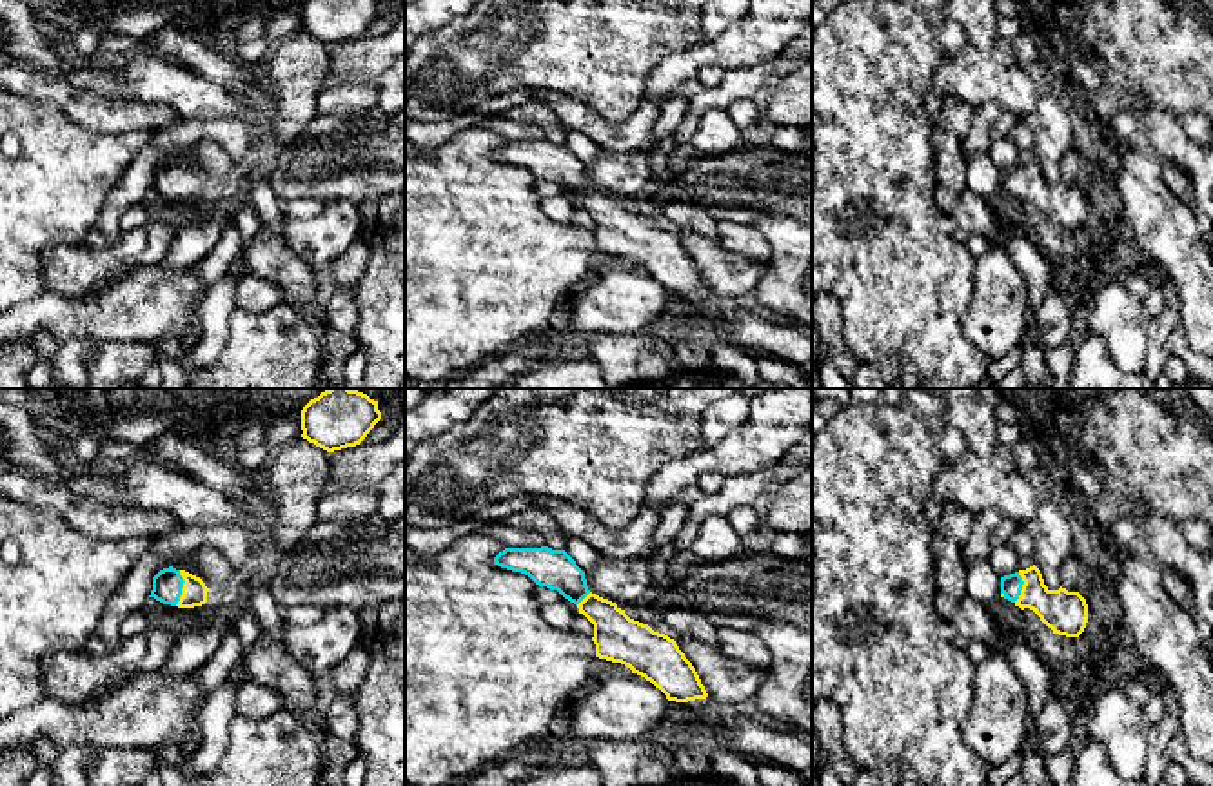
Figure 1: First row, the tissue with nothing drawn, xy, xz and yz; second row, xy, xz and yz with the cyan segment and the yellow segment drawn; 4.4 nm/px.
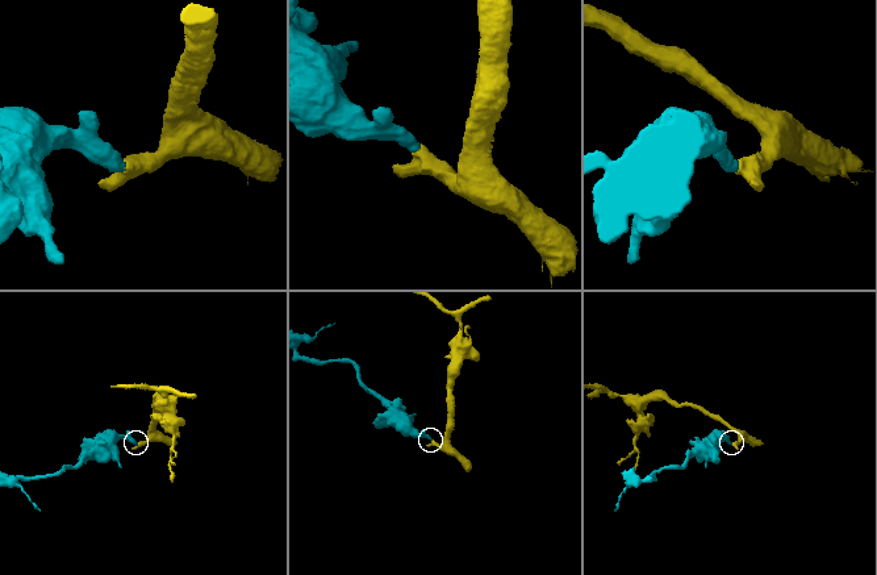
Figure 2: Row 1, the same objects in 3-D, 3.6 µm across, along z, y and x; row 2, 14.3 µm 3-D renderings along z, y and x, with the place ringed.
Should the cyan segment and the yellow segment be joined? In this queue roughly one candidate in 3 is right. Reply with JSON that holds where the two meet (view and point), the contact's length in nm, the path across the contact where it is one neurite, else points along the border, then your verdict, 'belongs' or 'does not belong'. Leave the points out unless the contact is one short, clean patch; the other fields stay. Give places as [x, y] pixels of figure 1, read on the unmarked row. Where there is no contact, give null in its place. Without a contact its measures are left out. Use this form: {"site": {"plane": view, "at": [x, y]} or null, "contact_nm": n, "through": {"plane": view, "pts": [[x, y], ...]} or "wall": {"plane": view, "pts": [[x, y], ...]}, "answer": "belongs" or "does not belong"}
{"site": {"plane": "xy", "at": [182, 180]}, "contact_nm": 160, "through": {"plane": "xy", "pts": [[167, 176], [182, 180], [195, 186]]}, "answer": "belongs"}

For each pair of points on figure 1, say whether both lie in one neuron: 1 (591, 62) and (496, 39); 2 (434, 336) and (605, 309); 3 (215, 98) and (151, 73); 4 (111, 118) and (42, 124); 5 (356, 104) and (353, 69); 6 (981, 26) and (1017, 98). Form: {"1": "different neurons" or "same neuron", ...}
{"1": "same neuron", "2": "different neurons", "3": "same neuron", "4": "different neurons", "5": "different neurons", "6": "same neuron"}

